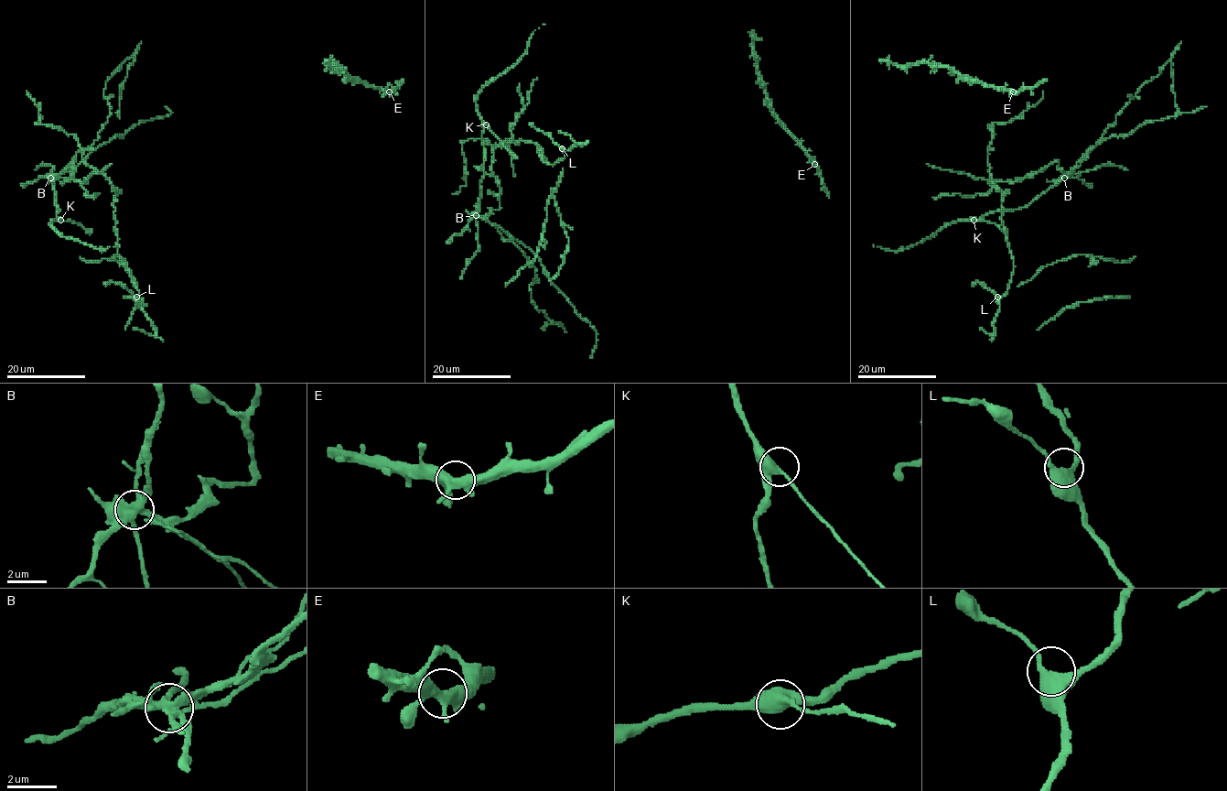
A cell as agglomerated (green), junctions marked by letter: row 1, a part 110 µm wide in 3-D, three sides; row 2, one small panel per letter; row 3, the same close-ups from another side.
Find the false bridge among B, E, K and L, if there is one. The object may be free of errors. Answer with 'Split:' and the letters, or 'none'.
Split: B

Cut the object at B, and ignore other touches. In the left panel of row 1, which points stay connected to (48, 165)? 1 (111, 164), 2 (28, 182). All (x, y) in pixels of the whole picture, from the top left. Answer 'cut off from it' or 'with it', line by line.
1: cut off from it
2: cut off from it

